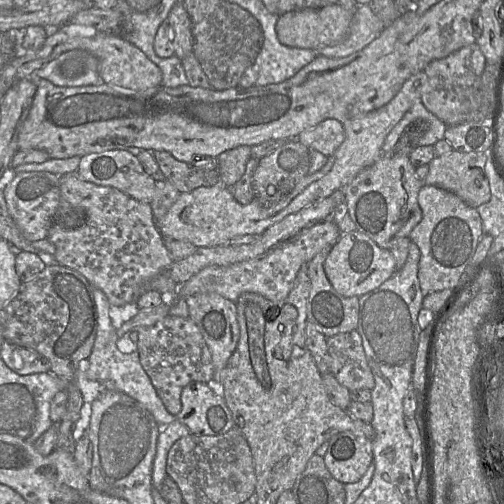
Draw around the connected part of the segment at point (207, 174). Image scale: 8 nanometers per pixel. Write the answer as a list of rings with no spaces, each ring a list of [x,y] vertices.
[[[159,150],[153,151],[153,156],[165,178],[180,193],[221,184],[217,158],[203,157],[187,163],[177,160],[169,152]]]

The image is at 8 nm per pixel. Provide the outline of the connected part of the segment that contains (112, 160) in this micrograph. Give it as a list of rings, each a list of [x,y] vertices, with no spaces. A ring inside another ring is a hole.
[[[109,150],[82,156],[76,174],[84,181],[116,188],[133,199],[148,204],[156,193],[156,182],[146,173],[137,156],[129,150]]]

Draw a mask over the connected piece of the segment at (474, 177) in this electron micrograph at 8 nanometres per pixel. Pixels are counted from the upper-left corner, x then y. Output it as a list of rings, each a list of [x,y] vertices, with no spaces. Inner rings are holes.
[[[454,149],[448,154],[435,156],[428,164],[424,184],[452,192],[469,206],[477,208],[491,197],[485,175],[487,159],[487,151],[459,152]]]

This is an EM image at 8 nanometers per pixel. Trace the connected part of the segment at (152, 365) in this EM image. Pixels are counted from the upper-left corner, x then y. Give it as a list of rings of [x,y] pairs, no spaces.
[[[168,315],[155,325],[138,332],[136,342],[140,363],[149,376],[165,408],[177,416],[181,411],[182,389],[190,382],[212,383],[214,366],[211,352],[190,317]]]

